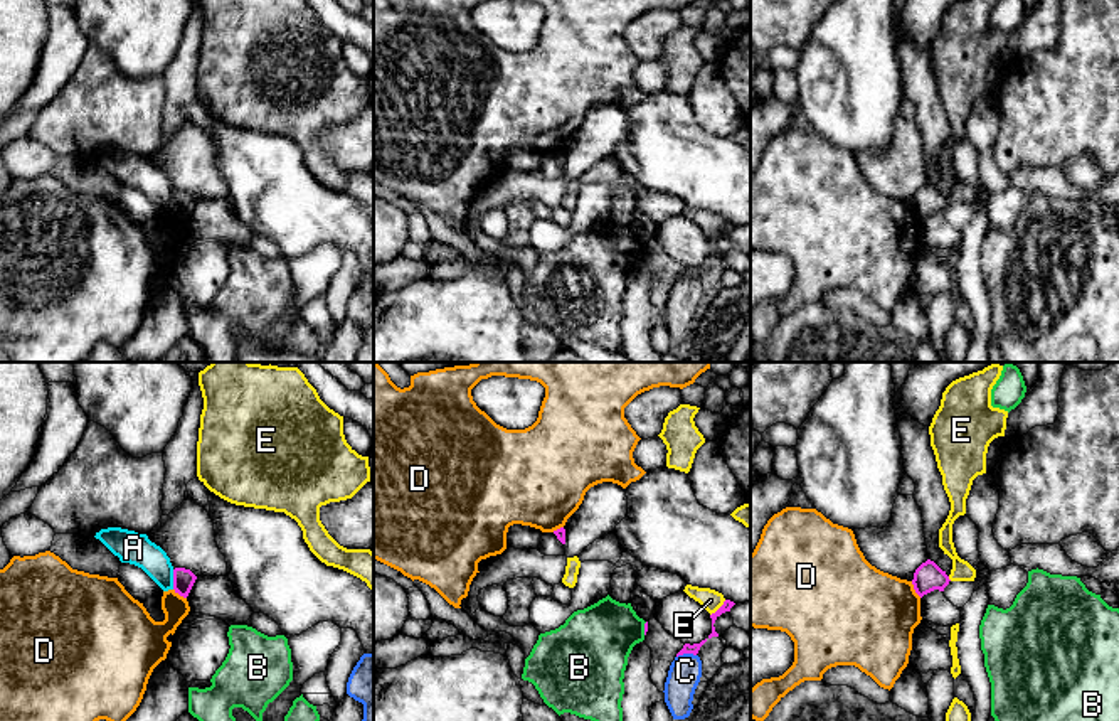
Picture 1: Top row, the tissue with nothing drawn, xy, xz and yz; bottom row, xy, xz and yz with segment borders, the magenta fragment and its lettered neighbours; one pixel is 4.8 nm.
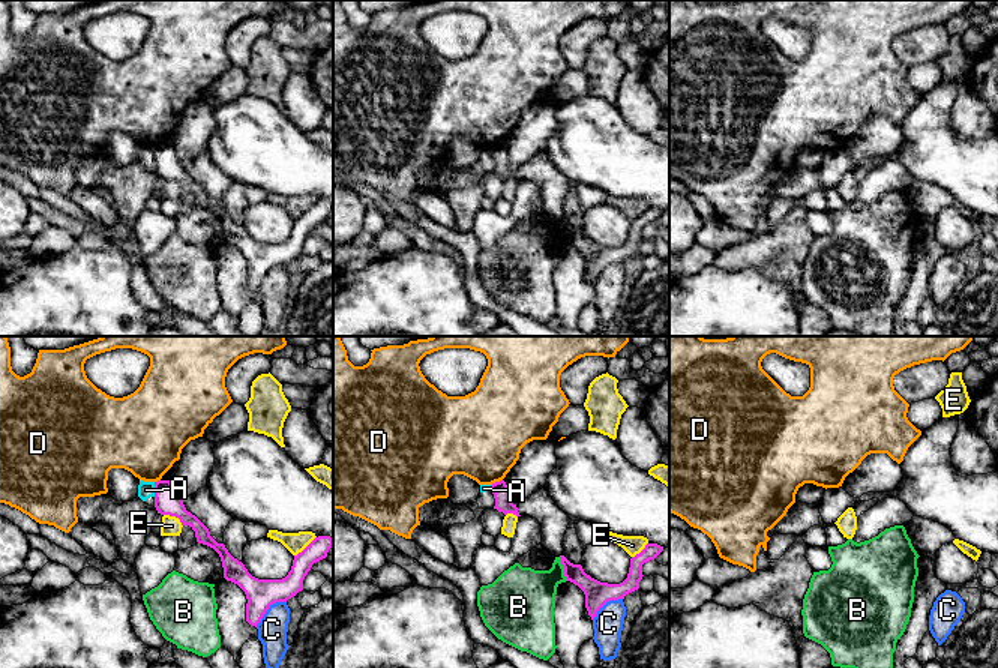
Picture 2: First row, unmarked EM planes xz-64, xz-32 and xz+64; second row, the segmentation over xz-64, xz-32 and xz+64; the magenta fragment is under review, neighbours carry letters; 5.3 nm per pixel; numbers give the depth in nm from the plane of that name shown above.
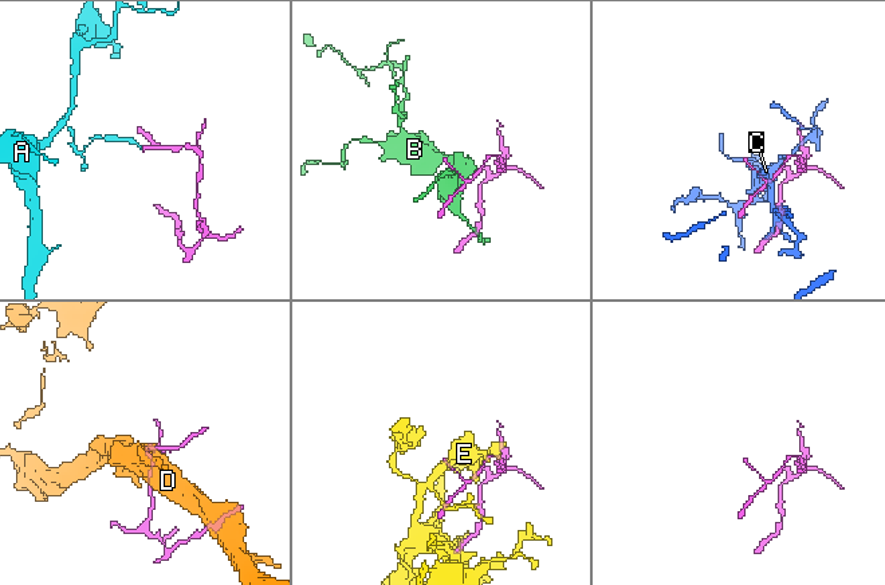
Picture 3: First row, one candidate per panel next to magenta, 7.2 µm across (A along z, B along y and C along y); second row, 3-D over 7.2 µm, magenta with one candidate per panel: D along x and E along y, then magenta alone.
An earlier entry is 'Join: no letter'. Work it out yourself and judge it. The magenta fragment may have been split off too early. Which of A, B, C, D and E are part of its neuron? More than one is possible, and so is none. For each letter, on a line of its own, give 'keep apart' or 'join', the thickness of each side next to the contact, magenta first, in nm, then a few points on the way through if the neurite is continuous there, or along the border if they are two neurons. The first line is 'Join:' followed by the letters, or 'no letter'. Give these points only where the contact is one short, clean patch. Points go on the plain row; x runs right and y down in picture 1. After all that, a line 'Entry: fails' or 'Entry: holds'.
Join: no letter
A: keep apart; calibres 100 and 150 nm
B: keep apart; calibres 20 and 340 nm
C: keep apart; calibres 50 and 160 nm; border xz (695, 277), (680, 277), (677, 280)
D: keep apart; calibres 140 and 440 nm; border yz (911, 204), (921, 219)
E: keep apart; calibres 50 and 100 nm
Entry: holds

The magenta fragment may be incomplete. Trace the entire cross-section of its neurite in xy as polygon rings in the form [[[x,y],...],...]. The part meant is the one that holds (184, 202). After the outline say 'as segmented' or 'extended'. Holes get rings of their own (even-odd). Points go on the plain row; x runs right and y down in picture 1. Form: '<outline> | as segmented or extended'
[[[175,190],[173,192],[173,212],[175,212],[175,216],[187,221],[195,202],[197,202],[197,199],[190,192]]] | as segmented

